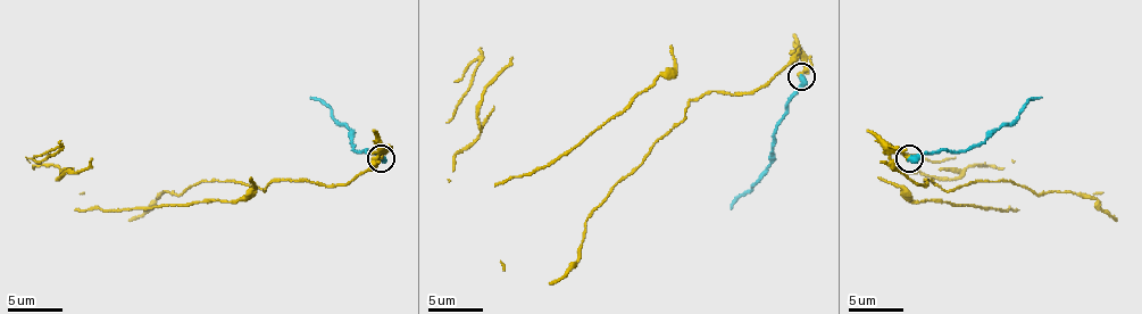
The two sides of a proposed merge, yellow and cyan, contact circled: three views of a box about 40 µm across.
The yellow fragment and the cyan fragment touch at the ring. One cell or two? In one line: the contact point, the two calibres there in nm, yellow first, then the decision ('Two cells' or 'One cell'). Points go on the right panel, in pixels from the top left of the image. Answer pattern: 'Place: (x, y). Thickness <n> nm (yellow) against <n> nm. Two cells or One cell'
Place: (909, 158). Thickness 280 nm (yellow) against 480 nm. Two cells

